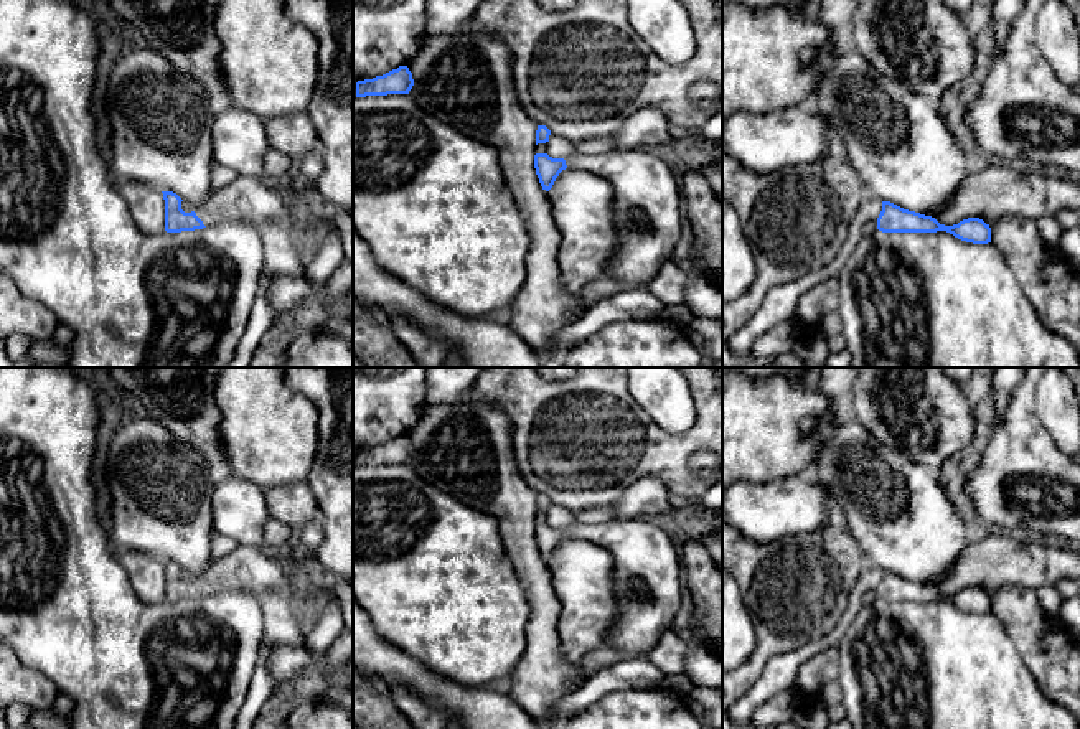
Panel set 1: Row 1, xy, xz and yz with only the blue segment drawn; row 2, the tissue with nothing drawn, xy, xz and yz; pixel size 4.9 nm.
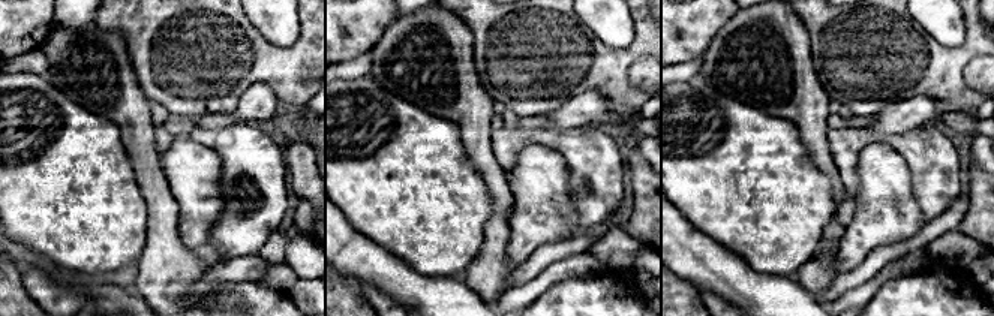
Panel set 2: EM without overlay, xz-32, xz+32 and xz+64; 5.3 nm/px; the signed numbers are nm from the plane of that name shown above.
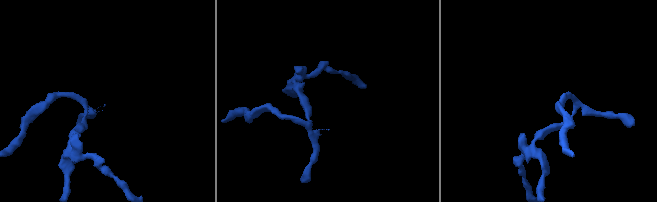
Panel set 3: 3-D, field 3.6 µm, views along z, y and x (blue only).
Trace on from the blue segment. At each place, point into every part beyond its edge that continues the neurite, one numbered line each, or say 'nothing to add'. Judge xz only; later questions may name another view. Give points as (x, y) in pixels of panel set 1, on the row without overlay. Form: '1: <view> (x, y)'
1: xz (648, 581)

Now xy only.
1: xy (246, 568)

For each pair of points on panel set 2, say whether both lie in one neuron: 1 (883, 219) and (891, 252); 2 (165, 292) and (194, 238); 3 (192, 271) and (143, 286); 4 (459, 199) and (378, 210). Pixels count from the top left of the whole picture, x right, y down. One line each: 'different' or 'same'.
1: different
2: different
3: same
4: same

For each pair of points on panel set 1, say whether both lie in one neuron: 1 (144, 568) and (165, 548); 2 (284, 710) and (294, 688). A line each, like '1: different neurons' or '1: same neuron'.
1: different neurons
2: different neurons

